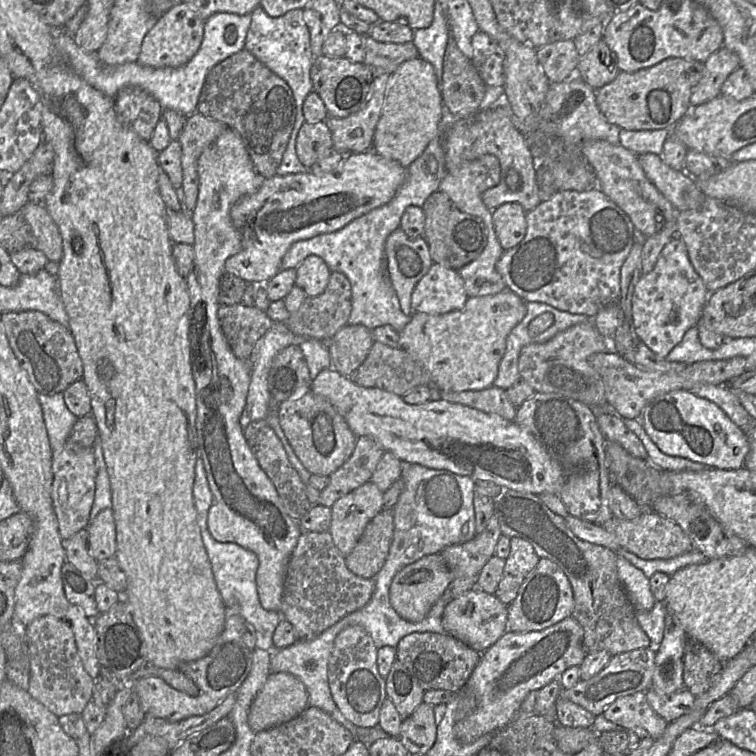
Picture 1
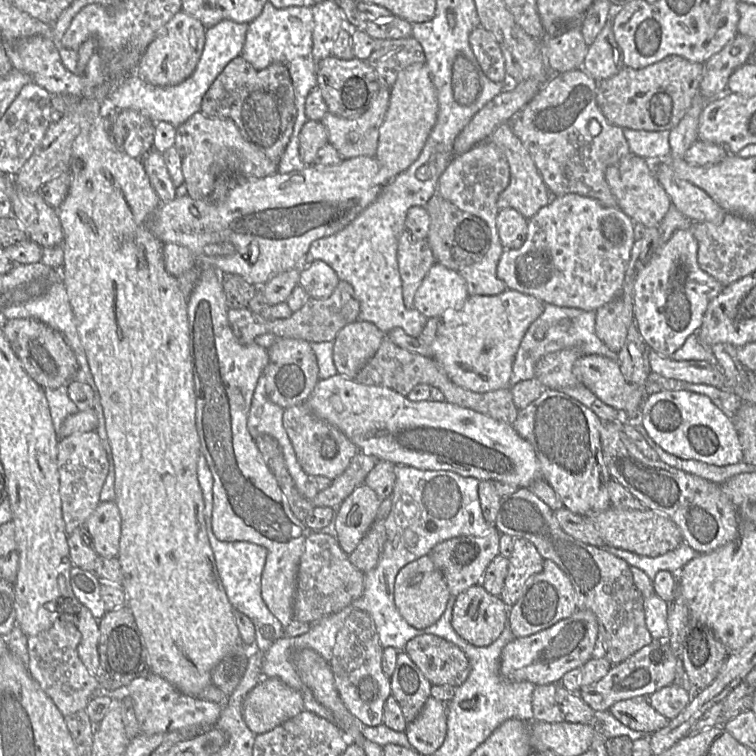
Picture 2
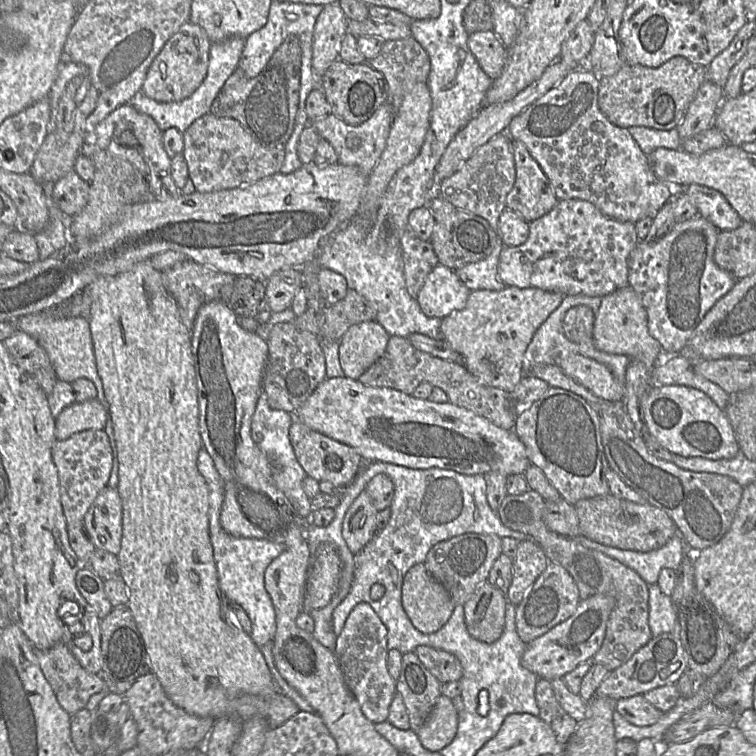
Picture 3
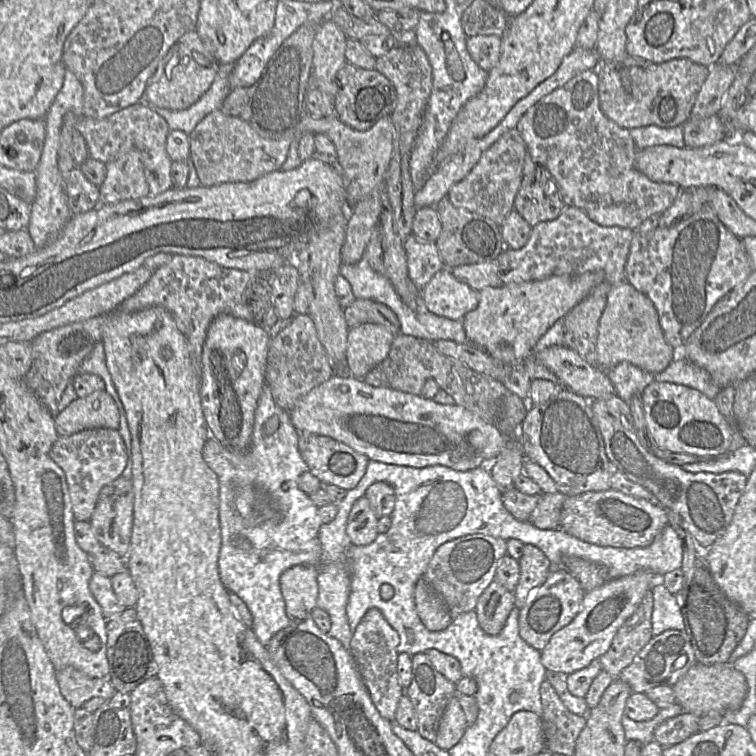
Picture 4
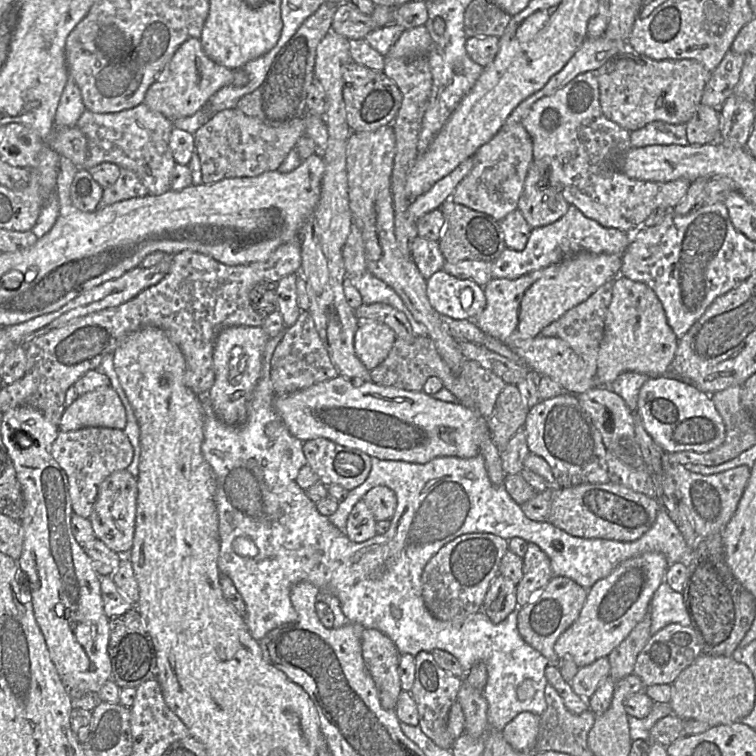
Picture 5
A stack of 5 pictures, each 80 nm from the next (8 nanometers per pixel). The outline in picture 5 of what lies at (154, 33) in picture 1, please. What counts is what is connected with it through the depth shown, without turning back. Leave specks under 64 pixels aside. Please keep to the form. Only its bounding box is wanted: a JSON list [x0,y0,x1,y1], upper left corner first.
[144,38,248,120]

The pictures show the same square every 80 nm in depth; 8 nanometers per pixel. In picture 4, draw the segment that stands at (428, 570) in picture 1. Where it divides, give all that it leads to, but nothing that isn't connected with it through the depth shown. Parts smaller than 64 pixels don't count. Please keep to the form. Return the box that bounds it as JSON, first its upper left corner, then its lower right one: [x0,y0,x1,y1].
[414,578,453,631]

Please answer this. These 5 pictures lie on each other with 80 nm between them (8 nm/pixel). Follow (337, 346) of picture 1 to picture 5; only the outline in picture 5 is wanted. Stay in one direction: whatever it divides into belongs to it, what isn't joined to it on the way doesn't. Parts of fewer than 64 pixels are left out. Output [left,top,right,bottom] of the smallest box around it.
[354,321,397,371]

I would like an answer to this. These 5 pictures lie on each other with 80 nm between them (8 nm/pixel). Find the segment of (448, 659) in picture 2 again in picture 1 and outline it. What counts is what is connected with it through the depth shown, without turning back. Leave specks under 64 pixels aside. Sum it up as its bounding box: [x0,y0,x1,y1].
[396,632,481,693]

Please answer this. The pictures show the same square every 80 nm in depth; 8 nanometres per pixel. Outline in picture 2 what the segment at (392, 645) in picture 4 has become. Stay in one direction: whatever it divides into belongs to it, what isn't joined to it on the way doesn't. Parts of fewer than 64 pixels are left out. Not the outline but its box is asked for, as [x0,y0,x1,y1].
[329,610,391,726]

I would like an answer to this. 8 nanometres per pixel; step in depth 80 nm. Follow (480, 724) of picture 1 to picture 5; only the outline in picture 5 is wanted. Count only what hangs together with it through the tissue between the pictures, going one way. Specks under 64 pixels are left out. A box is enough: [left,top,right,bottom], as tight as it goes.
[554,552,669,668]

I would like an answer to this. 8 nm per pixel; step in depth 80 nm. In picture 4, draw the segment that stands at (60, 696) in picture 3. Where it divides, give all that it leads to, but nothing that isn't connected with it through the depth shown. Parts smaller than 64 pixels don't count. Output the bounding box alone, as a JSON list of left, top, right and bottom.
[55,666,117,709]

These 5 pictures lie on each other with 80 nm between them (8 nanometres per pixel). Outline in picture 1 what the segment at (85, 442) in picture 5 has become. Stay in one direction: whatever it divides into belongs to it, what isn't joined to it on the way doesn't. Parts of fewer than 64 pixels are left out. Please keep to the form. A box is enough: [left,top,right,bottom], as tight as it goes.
[51,446,96,541]

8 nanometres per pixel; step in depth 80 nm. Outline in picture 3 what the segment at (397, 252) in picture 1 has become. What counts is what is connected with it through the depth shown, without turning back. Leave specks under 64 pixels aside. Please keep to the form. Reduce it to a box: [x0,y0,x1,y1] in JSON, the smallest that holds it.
[400,231,439,298]

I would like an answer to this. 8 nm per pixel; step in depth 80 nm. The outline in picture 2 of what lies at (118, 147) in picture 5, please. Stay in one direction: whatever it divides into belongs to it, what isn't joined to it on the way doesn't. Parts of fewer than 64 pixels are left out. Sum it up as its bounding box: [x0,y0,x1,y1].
[143,148,177,203]

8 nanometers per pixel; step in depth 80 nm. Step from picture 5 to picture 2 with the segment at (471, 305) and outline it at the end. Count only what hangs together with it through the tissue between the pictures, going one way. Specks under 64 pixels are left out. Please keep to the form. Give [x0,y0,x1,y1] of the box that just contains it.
[414,263,468,319]

